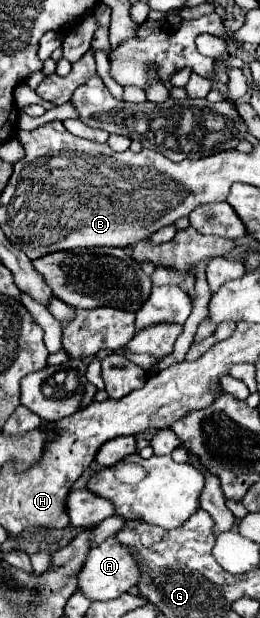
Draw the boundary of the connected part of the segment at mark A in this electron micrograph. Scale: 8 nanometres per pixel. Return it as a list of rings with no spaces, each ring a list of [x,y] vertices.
[[[110,536],[104,544],[90,550],[90,554],[78,574],[78,588],[76,590],[92,602],[94,600],[110,600],[110,598],[118,598],[120,594],[124,594],[132,586],[136,586],[138,578],[140,578],[140,568],[136,564],[136,556],[126,546],[116,542],[114,536]]]

